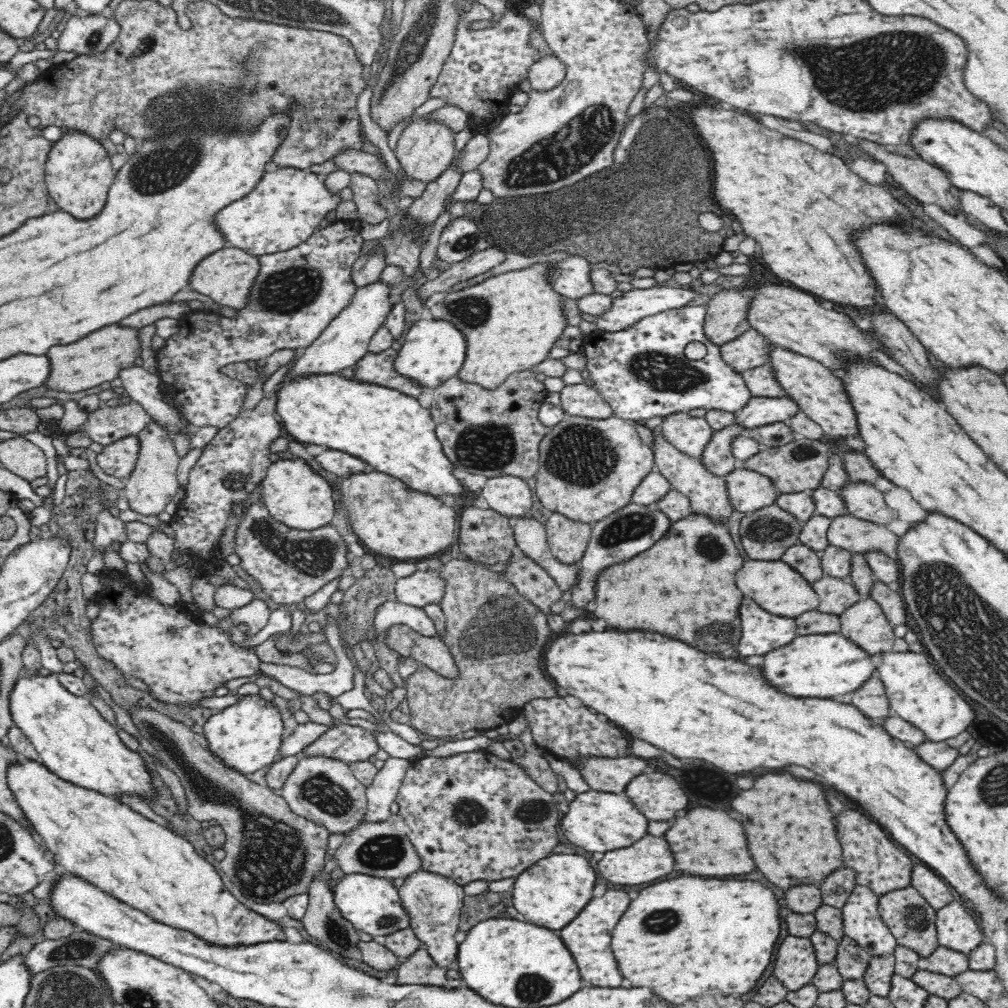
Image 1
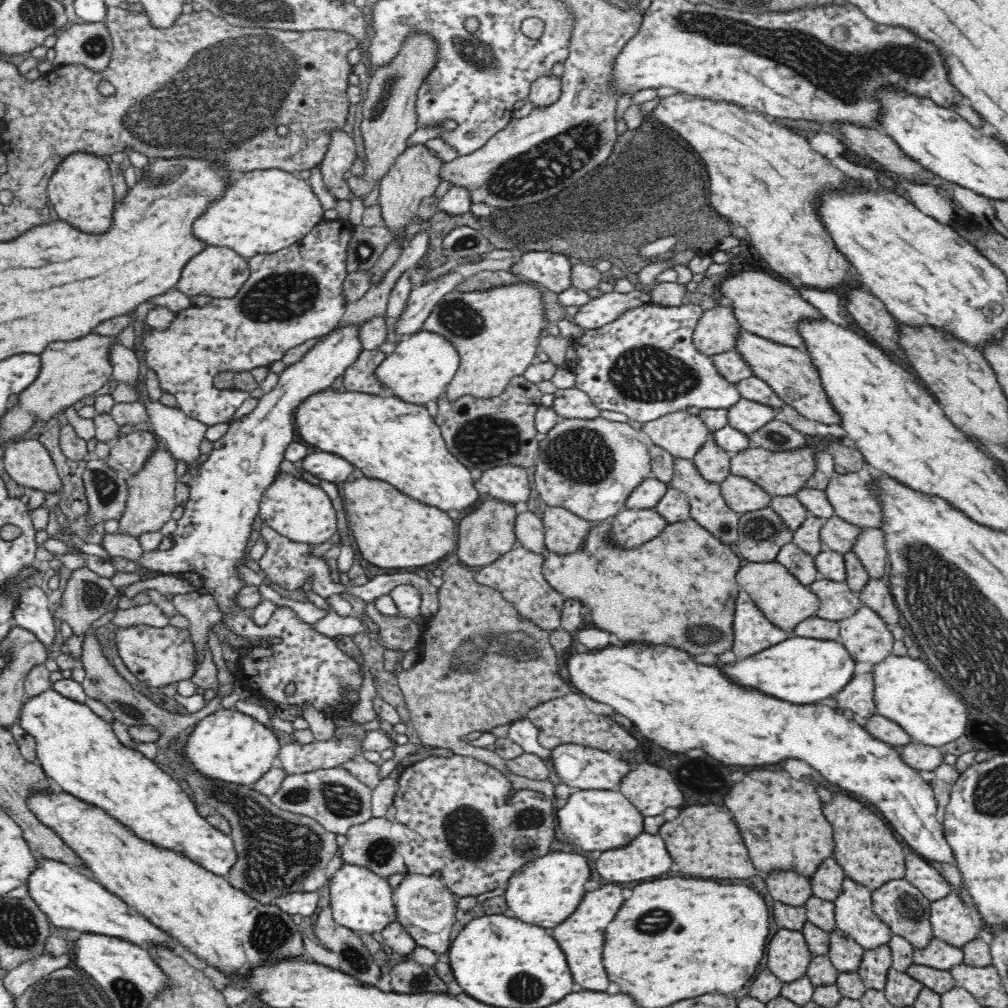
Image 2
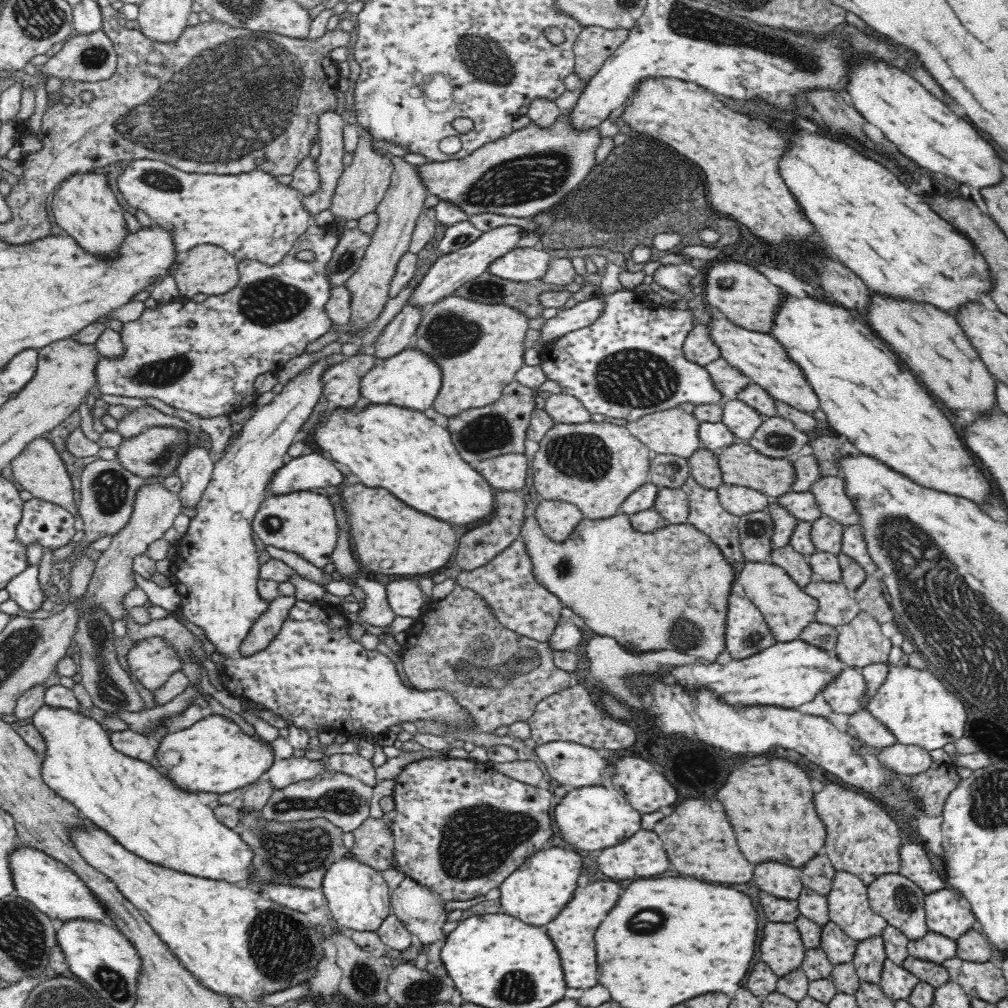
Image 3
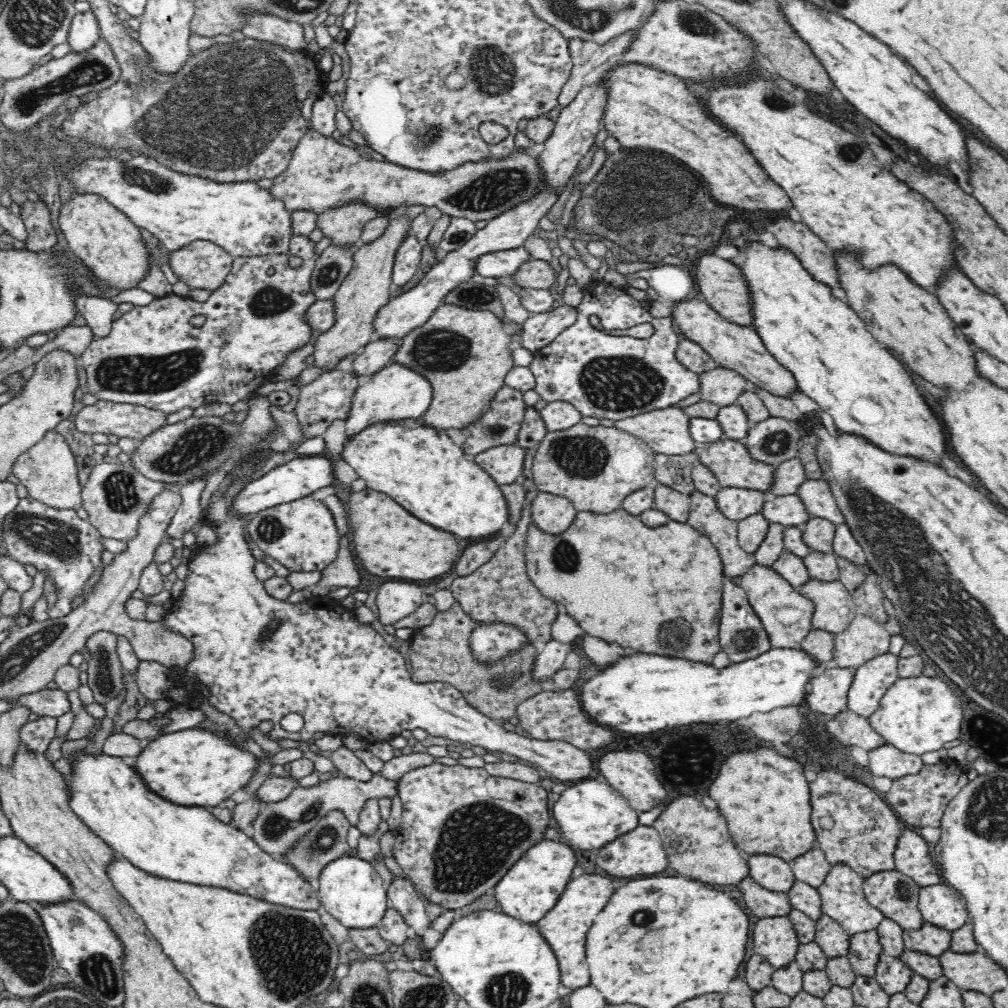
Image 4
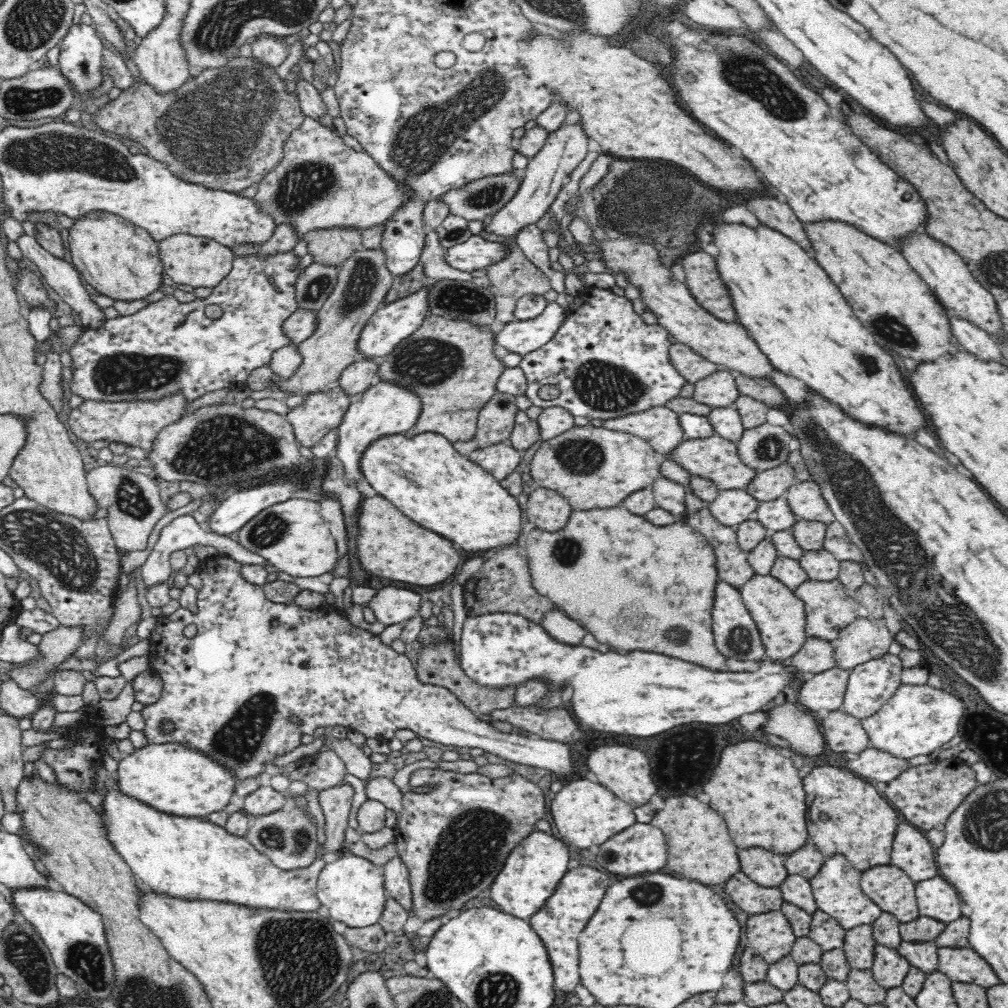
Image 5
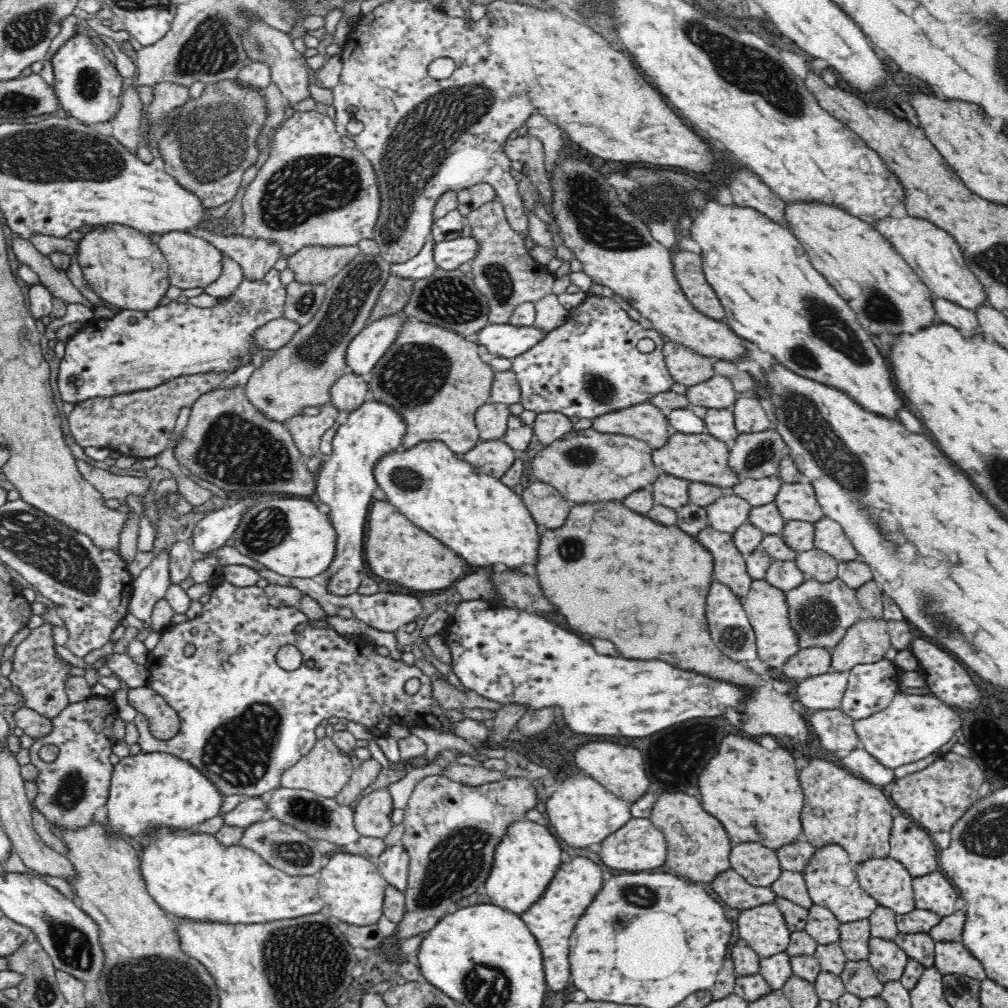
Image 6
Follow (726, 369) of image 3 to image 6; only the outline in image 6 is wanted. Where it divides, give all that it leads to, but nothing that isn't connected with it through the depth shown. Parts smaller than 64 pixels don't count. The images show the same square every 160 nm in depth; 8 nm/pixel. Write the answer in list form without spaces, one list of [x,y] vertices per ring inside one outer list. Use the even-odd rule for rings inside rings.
[[[715,375],[706,382],[700,382],[686,389],[685,397],[694,406],[708,409],[732,408],[737,401],[733,384],[724,376]]]

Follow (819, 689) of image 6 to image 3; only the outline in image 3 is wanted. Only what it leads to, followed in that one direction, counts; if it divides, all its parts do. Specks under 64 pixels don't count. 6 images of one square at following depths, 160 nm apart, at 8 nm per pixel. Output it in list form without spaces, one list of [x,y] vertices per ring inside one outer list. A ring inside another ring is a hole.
[[[845,667],[822,694],[835,713],[851,715],[867,710],[866,691],[867,682],[860,668]]]

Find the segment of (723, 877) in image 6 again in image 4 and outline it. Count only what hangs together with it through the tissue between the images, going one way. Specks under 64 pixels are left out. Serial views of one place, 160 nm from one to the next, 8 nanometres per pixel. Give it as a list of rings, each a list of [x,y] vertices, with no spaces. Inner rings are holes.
[[[752,877],[742,880],[738,886],[744,894],[746,906],[760,919],[788,917],[789,912],[793,909],[789,893],[772,892],[770,889],[760,886]]]

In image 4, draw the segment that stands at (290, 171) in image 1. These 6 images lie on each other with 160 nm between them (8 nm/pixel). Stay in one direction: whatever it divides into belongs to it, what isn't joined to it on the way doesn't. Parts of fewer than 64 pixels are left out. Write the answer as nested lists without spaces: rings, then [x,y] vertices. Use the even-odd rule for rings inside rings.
[[[60,142],[60,146],[54,146],[54,152],[50,150],[50,154],[58,156],[56,162],[60,164],[60,170],[68,174],[68,180],[76,186],[76,192],[94,192],[94,195],[107,199],[108,203],[122,211],[136,227],[142,226],[160,239],[170,253],[199,239],[216,243],[233,257],[281,255],[288,251],[289,242],[294,236],[291,211],[287,210],[282,200],[271,195],[268,189],[260,187],[257,180],[219,183],[201,176],[175,172],[145,155],[124,162],[124,166],[120,164],[120,160],[114,158],[80,160],[76,146],[70,142]]]

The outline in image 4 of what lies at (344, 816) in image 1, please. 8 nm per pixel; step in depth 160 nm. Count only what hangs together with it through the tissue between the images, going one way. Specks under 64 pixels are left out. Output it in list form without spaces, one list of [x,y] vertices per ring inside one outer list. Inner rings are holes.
[[[374,773],[373,777],[366,782],[344,776],[342,778],[332,777],[308,787],[298,786],[284,800],[266,802],[262,806],[260,814],[252,822],[253,839],[258,843],[260,849],[268,855],[278,857],[292,848],[308,830],[312,830],[318,821],[329,812],[340,811],[344,813],[350,826],[356,827],[367,800],[394,798],[396,795],[397,781],[388,780],[380,773]]]

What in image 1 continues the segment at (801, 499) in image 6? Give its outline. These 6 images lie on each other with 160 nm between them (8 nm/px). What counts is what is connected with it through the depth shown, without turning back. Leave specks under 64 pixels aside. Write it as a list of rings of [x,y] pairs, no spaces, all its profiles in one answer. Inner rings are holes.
[[[848,481],[838,493],[852,516],[885,526],[897,518],[897,512],[886,504],[883,493],[870,483]]]

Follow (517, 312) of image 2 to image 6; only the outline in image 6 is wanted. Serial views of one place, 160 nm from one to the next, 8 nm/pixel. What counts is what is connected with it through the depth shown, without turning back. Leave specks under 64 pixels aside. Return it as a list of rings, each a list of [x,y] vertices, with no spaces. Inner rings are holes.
[[[406,320],[401,324],[392,344],[366,378],[368,399],[393,408],[406,425],[401,450],[410,450],[420,443],[436,440],[446,444],[454,454],[466,454],[478,444],[480,435],[475,414],[478,408],[490,402],[495,373],[478,355],[478,347],[476,342],[467,341],[459,334],[433,324],[416,320]]]

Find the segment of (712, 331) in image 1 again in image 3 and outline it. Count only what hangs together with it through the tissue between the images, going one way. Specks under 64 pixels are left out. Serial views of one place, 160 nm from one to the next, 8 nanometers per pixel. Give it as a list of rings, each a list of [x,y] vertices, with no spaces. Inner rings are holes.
[[[695,324],[683,342],[683,349],[688,360],[702,366],[721,357],[719,348],[707,330],[707,324]]]

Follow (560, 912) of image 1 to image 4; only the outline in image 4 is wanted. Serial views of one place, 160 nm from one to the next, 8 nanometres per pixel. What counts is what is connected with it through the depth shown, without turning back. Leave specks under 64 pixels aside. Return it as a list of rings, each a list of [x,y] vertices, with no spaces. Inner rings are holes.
[[[560,839],[539,841],[526,849],[526,854],[494,886],[501,912],[530,924],[542,920],[558,902],[558,896],[566,890],[574,866],[576,856],[572,848],[565,842],[560,842]]]

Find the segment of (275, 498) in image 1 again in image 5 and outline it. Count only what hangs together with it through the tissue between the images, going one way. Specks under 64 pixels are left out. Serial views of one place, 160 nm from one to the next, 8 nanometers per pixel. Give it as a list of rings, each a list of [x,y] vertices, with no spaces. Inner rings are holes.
[[[293,497],[270,505],[240,529],[238,542],[278,571],[294,578],[312,578],[330,573],[338,555],[330,524],[322,517],[320,509],[320,502]]]

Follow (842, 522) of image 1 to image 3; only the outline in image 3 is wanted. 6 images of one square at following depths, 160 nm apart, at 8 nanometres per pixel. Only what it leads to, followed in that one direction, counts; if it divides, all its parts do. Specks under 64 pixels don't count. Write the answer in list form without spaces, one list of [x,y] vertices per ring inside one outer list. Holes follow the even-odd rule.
[[[822,516],[811,524],[811,539],[818,551],[832,554],[842,553],[844,524],[829,516]]]

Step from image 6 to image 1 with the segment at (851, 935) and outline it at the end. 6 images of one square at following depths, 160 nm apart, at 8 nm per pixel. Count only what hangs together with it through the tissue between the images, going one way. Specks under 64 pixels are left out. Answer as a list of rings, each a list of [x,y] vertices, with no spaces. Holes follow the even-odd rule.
[[[886,955],[884,957],[873,956],[866,969],[863,981],[872,995],[886,998],[891,989],[891,980],[895,973],[895,957]]]

